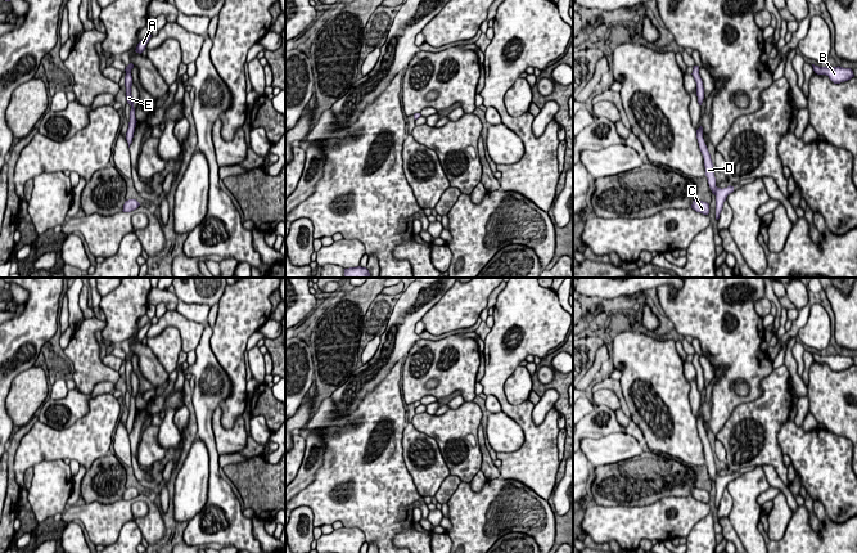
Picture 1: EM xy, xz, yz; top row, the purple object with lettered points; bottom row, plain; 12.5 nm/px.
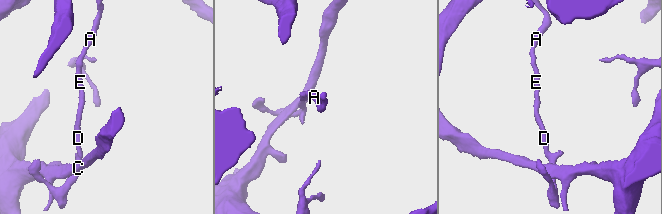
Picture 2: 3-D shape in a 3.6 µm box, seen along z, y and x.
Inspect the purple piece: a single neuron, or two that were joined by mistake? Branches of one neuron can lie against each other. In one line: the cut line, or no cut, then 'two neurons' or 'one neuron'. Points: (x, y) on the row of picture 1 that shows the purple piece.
cut yz (699, 136), (704, 144); two neurons

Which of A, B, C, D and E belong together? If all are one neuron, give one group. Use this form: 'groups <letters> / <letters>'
groups A E / B C D

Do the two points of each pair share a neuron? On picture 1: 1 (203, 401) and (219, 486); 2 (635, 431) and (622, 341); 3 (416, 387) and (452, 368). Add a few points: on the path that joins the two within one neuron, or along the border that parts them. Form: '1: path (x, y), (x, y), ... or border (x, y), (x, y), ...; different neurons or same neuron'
1: path (204, 422), (204, 432), (213, 454), (213, 466); same neuron
2: border (631, 419), (641, 430), (645, 441); different neurons
3: path (423, 378), (429, 372), (443, 372); same neuron

